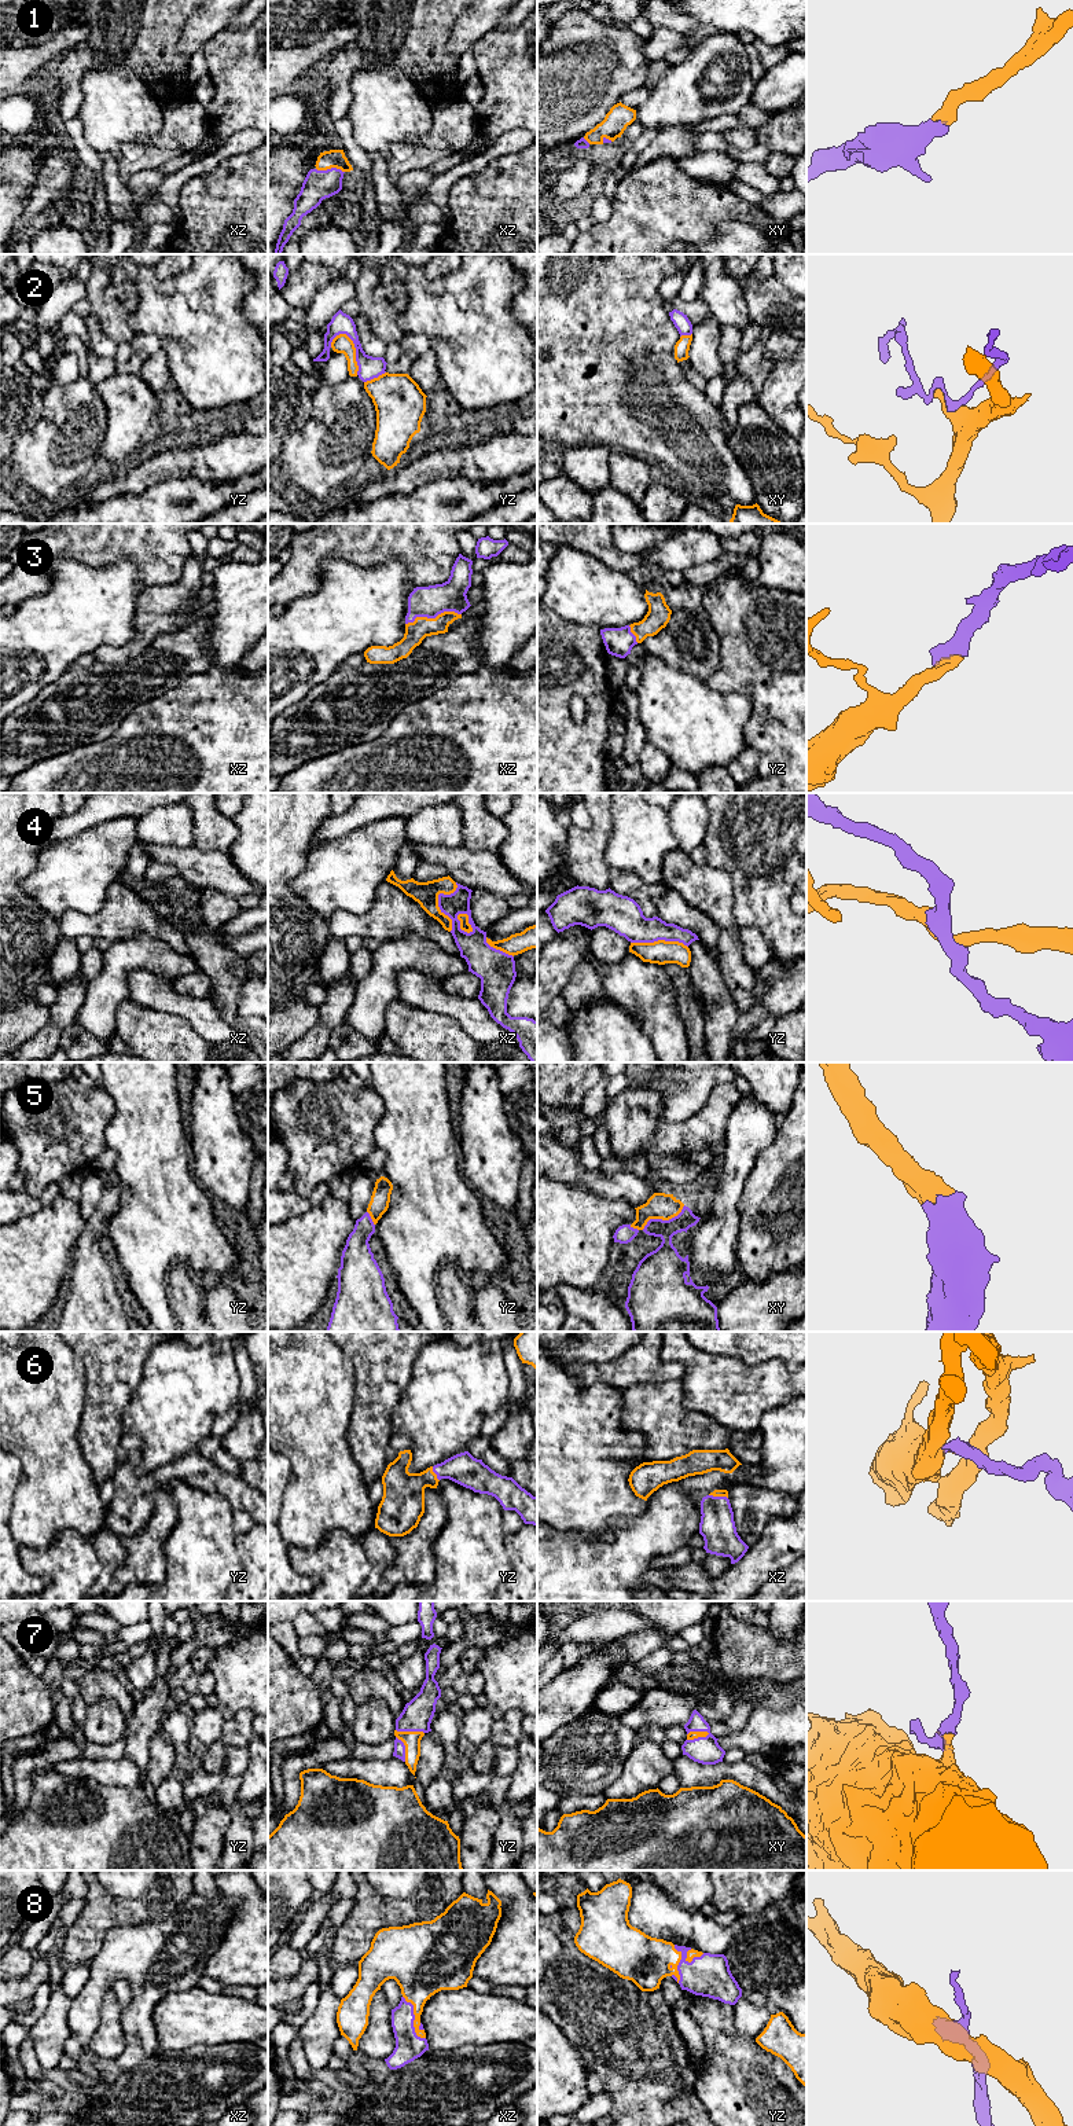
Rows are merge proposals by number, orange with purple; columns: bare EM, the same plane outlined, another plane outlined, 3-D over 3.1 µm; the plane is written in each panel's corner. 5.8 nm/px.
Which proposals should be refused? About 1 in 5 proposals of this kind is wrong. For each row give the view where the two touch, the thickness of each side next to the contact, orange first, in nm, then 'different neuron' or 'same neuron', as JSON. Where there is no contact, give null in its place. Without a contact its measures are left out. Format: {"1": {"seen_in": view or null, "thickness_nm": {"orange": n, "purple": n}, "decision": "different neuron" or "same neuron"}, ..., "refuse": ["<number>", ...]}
{"1": {"seen_in": "xz", "thickness_nm": {"orange": 110, "purple": 180}, "decision": "same neuron"}, "2": {"seen_in": "yz", "thickness_nm": {"orange": 110, "purple": 130}, "decision": "different neuron"}, "3": {"seen_in": "xz", "thickness_nm": {"orange": 120, "purple": 180}, "decision": "same neuron"}, "4": {"seen_in": "xz", "thickness_nm": {"orange": 140, "purple": 130}, "decision": "different neuron"}, "5": {"seen_in": "xy", "thickness_nm": {"orange": 160, "purple": 190}, "decision": "same neuron"}, "6": {"seen_in": "yz", "thickness_nm": {"orange": 260, "purple": 180}, "decision": "same neuron"}, "7": {"seen_in": "xy", "thickness_nm": {"orange": 50, "purple": 160}, "decision": "same neuron"}, "8": {"seen_in": "xz", "thickness_nm": {"orange": 260, "purple": 160}, "decision": "same neuron"}, "refuse": ["2", "4"]}

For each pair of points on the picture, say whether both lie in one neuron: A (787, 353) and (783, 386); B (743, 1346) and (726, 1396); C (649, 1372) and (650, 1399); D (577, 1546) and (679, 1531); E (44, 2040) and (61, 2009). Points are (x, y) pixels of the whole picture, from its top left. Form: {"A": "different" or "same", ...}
{"A": "same", "B": "different", "C": "different", "D": "same", "E": "same"}

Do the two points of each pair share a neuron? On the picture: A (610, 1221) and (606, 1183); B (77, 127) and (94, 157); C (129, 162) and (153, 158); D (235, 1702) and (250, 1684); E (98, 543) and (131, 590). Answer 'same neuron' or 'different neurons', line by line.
A: different neurons
B: same neuron
C: same neuron
D: same neuron
E: different neurons

